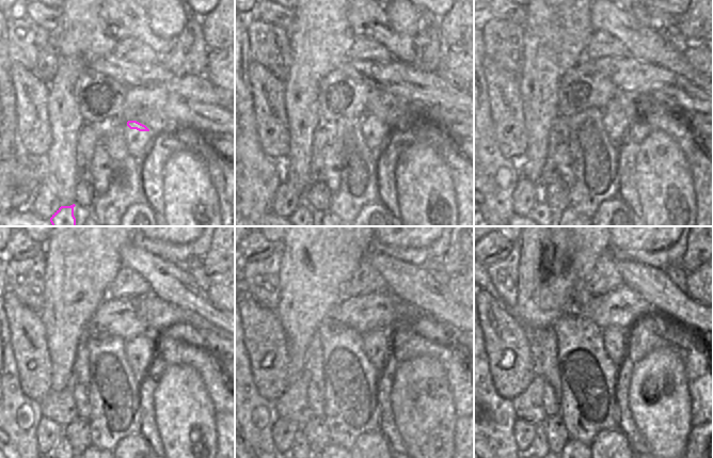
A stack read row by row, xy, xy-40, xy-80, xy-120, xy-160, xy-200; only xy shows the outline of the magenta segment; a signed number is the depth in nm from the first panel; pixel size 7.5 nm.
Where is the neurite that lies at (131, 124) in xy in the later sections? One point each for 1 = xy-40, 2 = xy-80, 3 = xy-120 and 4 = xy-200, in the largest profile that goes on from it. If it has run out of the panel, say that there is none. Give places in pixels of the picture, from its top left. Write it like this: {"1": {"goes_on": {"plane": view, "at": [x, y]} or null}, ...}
{"1": {"goes_on": {"plane": "xy-40", "at": [373, 123]}}, "2": {"goes_on": {"plane": "xy-80", "at": [615, 120]}}, "3": {"goes_on": {"plane": "xy-120", "at": [137, 349]}}, "4": {"goes_on": {"plane": "xy-200", "at": [615, 340]}}}

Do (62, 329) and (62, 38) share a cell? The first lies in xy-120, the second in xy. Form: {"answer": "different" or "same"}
{"answer": "same"}

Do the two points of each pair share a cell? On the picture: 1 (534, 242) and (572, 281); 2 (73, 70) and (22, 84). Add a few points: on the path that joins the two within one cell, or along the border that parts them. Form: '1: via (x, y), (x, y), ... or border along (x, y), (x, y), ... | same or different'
1: via (549, 242), (556, 242), (573, 259), (573, 266) | same
2: border along (48, 84), (47, 110) | different

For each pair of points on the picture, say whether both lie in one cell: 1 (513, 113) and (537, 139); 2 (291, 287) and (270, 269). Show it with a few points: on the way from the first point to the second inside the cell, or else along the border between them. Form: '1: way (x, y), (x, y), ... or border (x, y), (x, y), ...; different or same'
1: border (521, 101), (527, 137), (527, 148), (525, 152); different
2: border (283, 251), (279, 273), (280, 299), (278, 301); different

